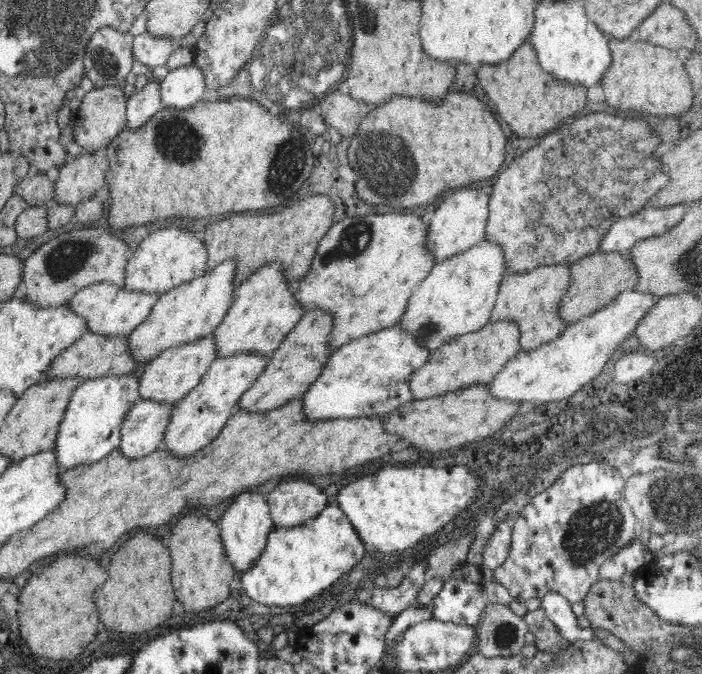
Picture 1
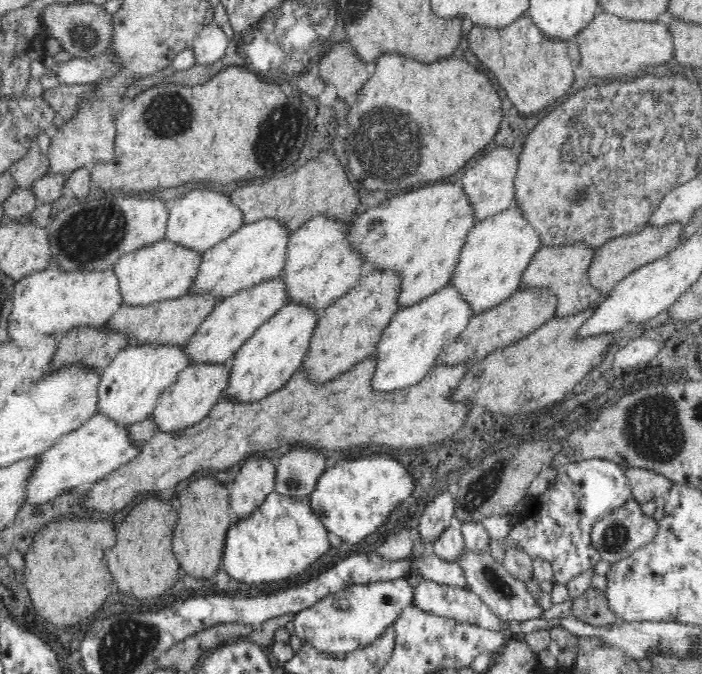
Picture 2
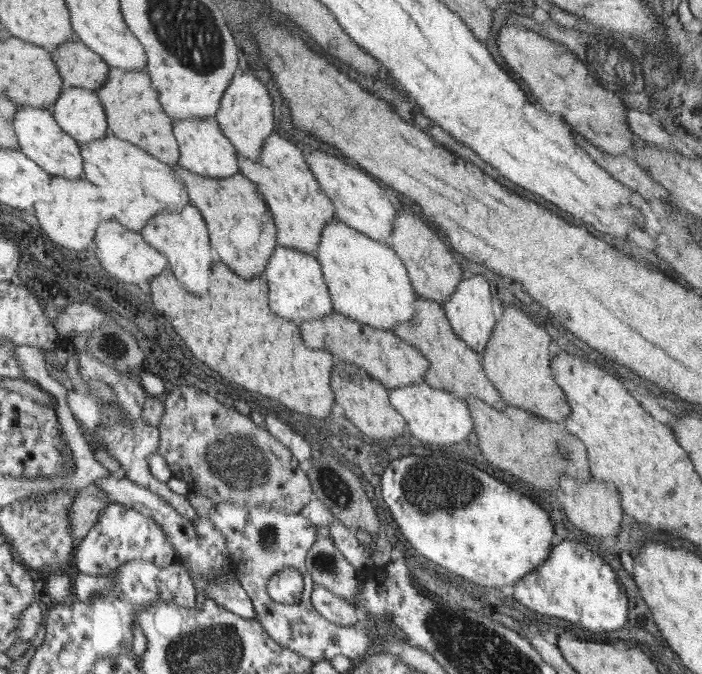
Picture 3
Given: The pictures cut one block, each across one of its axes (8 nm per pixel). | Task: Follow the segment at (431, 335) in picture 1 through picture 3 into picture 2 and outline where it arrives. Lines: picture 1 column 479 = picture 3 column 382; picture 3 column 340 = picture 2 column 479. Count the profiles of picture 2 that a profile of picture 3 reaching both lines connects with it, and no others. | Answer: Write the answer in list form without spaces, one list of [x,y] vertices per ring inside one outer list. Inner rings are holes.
[[[512,204],[477,221],[466,238],[451,282],[470,301],[474,314],[481,313],[504,302],[521,287],[522,274],[542,246],[540,235],[524,215],[524,209]]]

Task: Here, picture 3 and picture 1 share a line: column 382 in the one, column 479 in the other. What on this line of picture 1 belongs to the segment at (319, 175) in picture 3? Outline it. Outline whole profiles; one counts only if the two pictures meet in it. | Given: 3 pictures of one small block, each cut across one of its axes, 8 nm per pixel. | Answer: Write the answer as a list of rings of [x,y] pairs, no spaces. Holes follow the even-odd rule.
[[[464,186],[454,188],[445,200],[439,202],[434,213],[428,217],[430,244],[432,244],[434,255],[436,255],[436,263],[464,252],[486,239],[486,222],[488,222],[487,218],[490,214],[490,194],[484,188]]]

